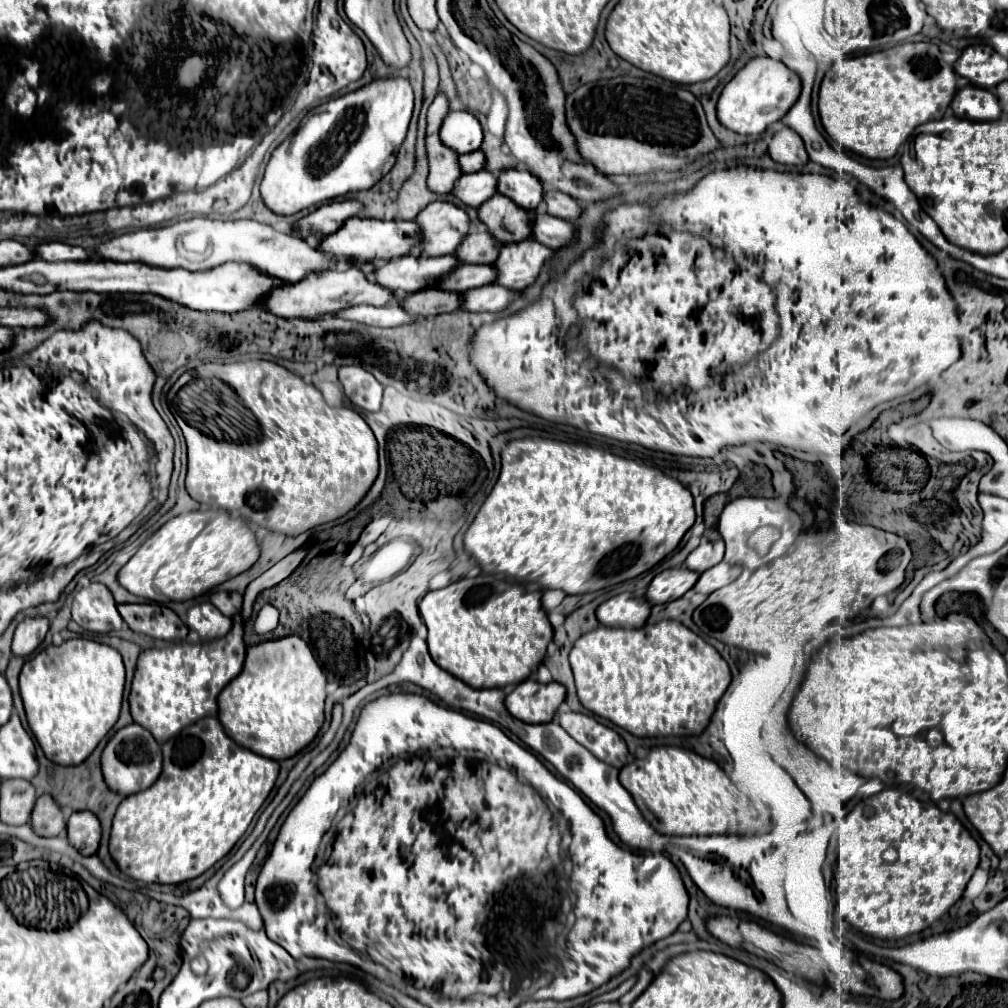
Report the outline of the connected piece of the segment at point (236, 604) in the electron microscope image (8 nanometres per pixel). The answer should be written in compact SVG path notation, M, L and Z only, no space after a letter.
M214 592L210 602L228 618L234 618L242 610L242 596L236 592Z

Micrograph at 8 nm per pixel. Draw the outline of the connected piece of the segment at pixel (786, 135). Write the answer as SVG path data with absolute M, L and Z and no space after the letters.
M788 126L778 130L768 146L768 154L772 160L780 164L790 164L790 166L802 166L808 162L808 154L804 150L802 138Z

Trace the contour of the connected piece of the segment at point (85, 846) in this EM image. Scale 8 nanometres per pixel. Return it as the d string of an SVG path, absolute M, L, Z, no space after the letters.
M88 810L74 812L66 822L68 842L84 856L92 856L100 844L100 822Z

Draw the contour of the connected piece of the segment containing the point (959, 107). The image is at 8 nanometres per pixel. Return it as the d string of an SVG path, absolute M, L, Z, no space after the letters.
M966 86L958 90L950 108L956 116L970 120L996 120L1002 114L996 94L980 86Z

